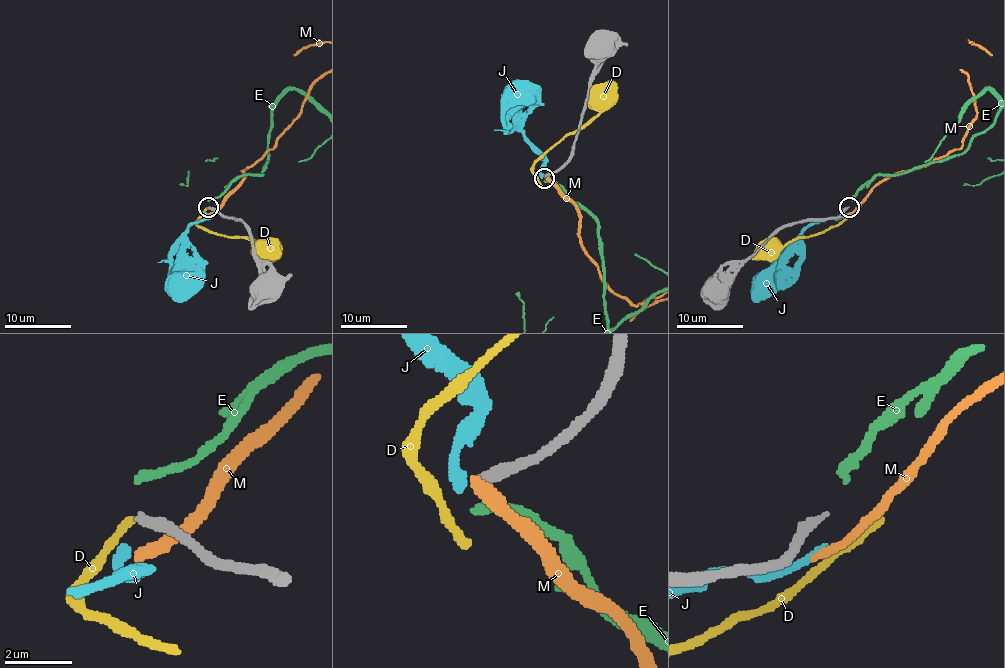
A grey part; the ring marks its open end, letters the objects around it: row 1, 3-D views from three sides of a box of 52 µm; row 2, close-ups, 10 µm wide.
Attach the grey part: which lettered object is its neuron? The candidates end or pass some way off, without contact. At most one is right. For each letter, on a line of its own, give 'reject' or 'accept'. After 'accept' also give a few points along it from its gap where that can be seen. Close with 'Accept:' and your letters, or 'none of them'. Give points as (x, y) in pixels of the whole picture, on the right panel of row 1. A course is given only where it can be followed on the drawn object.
D: reject
E: reject
J: reject
M: reject
Accept: none of them

